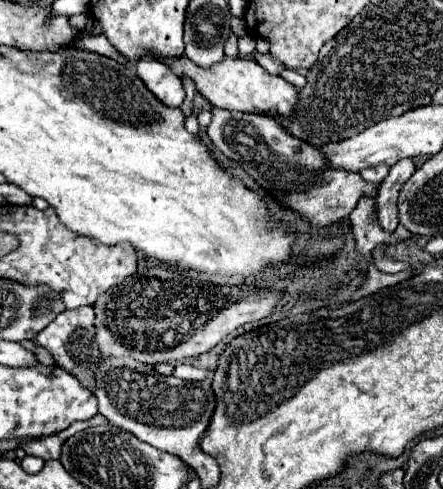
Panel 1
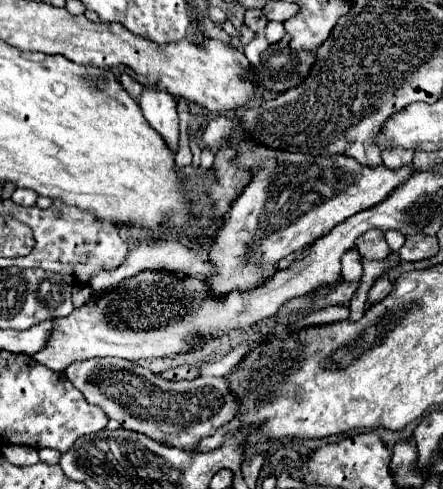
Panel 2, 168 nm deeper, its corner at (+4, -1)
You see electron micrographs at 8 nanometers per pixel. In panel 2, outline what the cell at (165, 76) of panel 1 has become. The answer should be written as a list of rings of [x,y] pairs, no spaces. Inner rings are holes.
[[[144,87],[140,109],[156,133],[162,135],[172,153],[178,151],[178,113],[176,99],[170,93]]]

